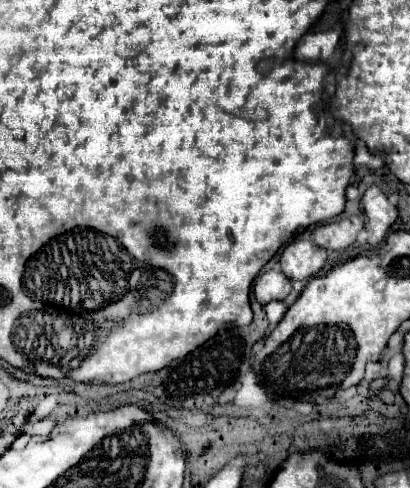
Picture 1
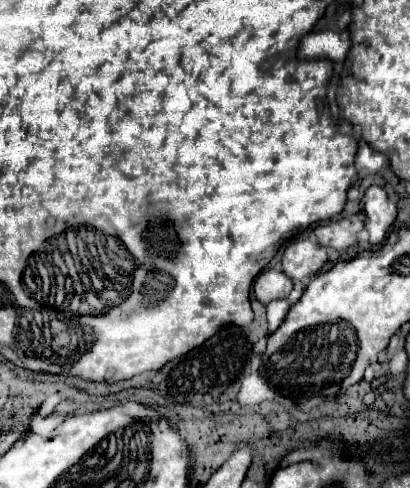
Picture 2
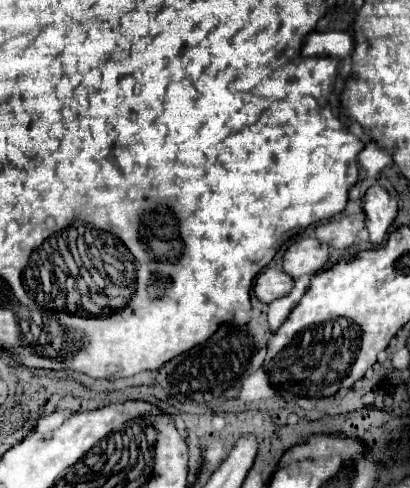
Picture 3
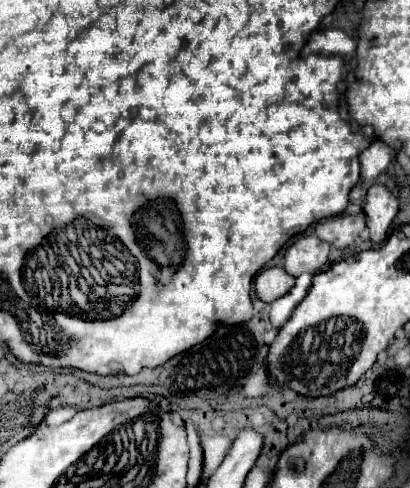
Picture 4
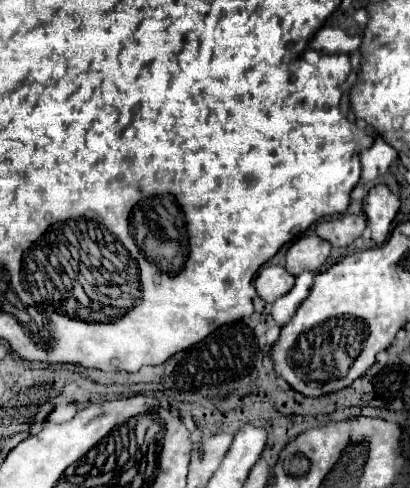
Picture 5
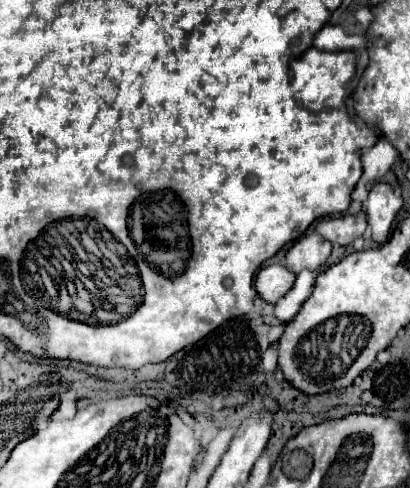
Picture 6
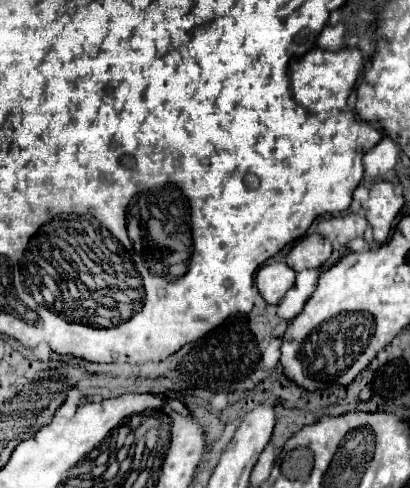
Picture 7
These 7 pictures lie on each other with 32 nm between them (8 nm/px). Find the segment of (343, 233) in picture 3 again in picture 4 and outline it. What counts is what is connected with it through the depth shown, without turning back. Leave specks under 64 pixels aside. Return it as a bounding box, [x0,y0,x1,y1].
[314,214,366,248]

